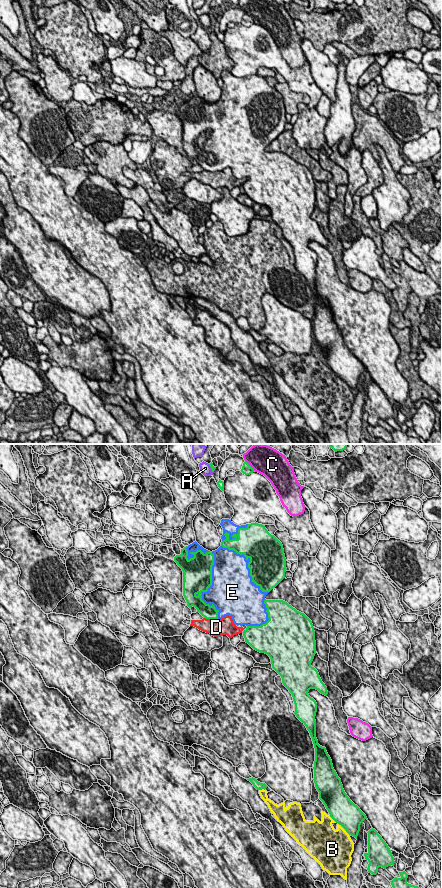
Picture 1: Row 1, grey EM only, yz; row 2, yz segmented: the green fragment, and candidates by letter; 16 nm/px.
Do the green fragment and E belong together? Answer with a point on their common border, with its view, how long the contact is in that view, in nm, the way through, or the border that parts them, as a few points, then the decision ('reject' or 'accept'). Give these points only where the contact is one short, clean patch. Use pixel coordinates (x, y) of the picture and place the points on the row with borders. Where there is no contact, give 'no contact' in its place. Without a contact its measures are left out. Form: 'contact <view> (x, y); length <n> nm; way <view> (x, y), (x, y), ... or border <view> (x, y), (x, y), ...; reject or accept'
contact yz (207, 589); length 1100 nm; accept

